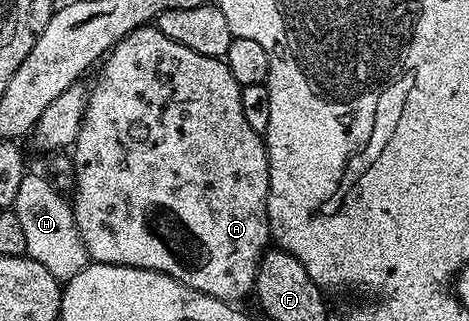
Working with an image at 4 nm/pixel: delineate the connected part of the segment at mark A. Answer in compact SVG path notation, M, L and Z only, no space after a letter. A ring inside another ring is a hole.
M153 24L142 25L124 39L120 39L120 43L116 43L106 54L97 73L98 78L95 79L94 86L89 86L84 119L78 138L72 146L74 222L91 262L166 273L172 279L209 297L242 303L238 301L253 294L258 265L272 241L268 219L270 164L266 154L266 143L263 134L252 131L252 127L248 127L248 122L244 119L244 110L240 108L242 86L236 83L236 79L232 79L232 71L228 71L223 58L200 55L200 51L192 51L192 47L176 43L176 39L168 39L168 35L164 35Z

